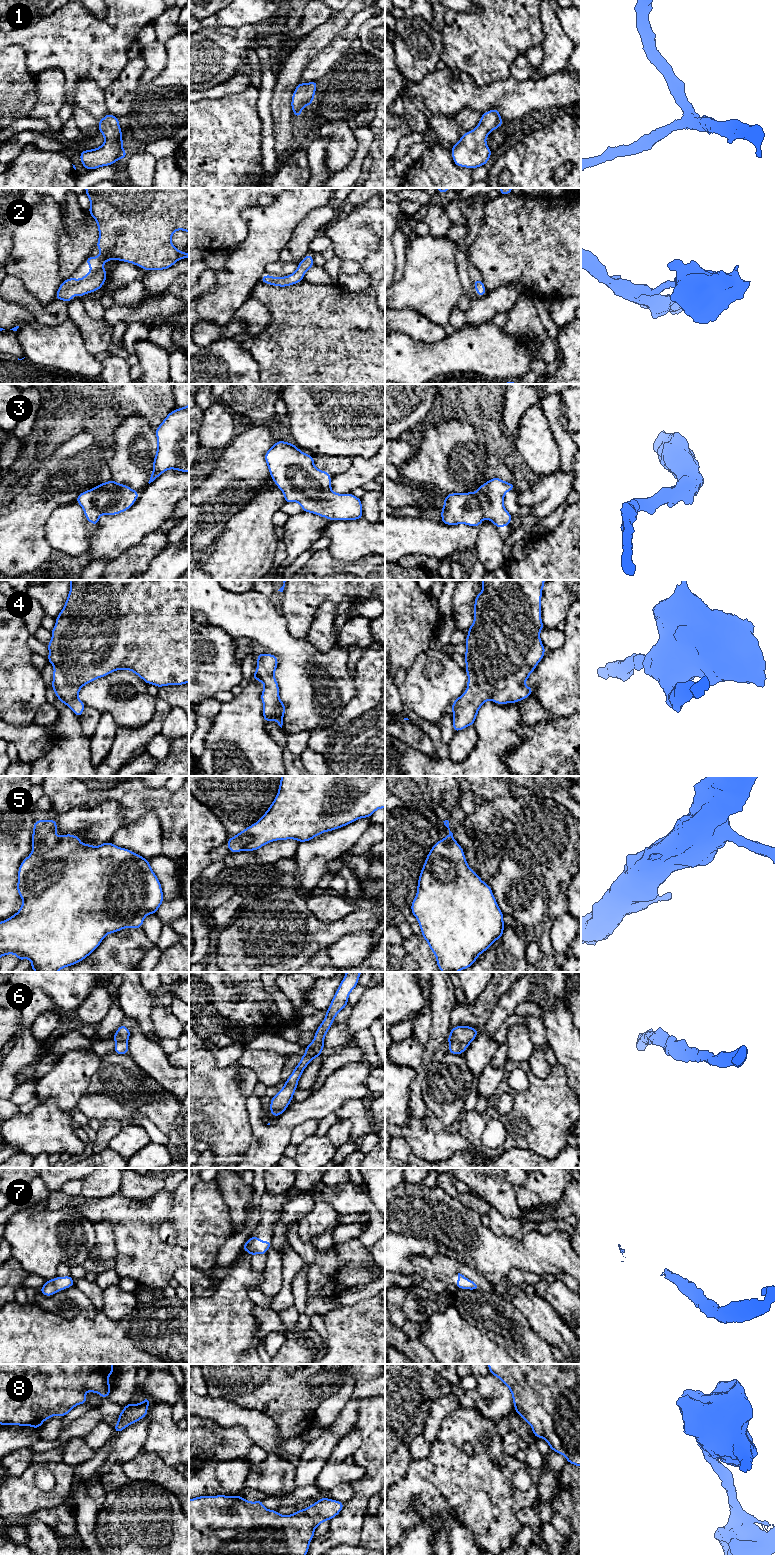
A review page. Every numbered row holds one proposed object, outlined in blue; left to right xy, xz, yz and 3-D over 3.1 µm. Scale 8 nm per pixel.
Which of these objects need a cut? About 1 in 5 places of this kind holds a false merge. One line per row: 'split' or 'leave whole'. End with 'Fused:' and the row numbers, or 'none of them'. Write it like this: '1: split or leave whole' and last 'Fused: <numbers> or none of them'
1: leave whole
2: leave whole
3: leave whole
4: leave whole
5: split
6: leave whole
7: leave whole
8: leave whole
Fused: 5

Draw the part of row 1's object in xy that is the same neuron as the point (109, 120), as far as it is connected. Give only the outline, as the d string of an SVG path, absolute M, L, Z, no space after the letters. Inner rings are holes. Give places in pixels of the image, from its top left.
M107 113L98 121L100 133L105 137L104 143L95 149L80 152L80 161L87 170L113 165L119 159L125 159L127 152L123 149L122 129L119 118Z

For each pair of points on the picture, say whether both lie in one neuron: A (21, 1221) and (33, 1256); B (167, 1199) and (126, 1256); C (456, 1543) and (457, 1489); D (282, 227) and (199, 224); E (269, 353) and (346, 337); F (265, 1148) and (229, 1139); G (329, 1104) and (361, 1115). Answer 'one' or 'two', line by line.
A: one
B: one
C: two
D: two
E: one
F: two
G: two

